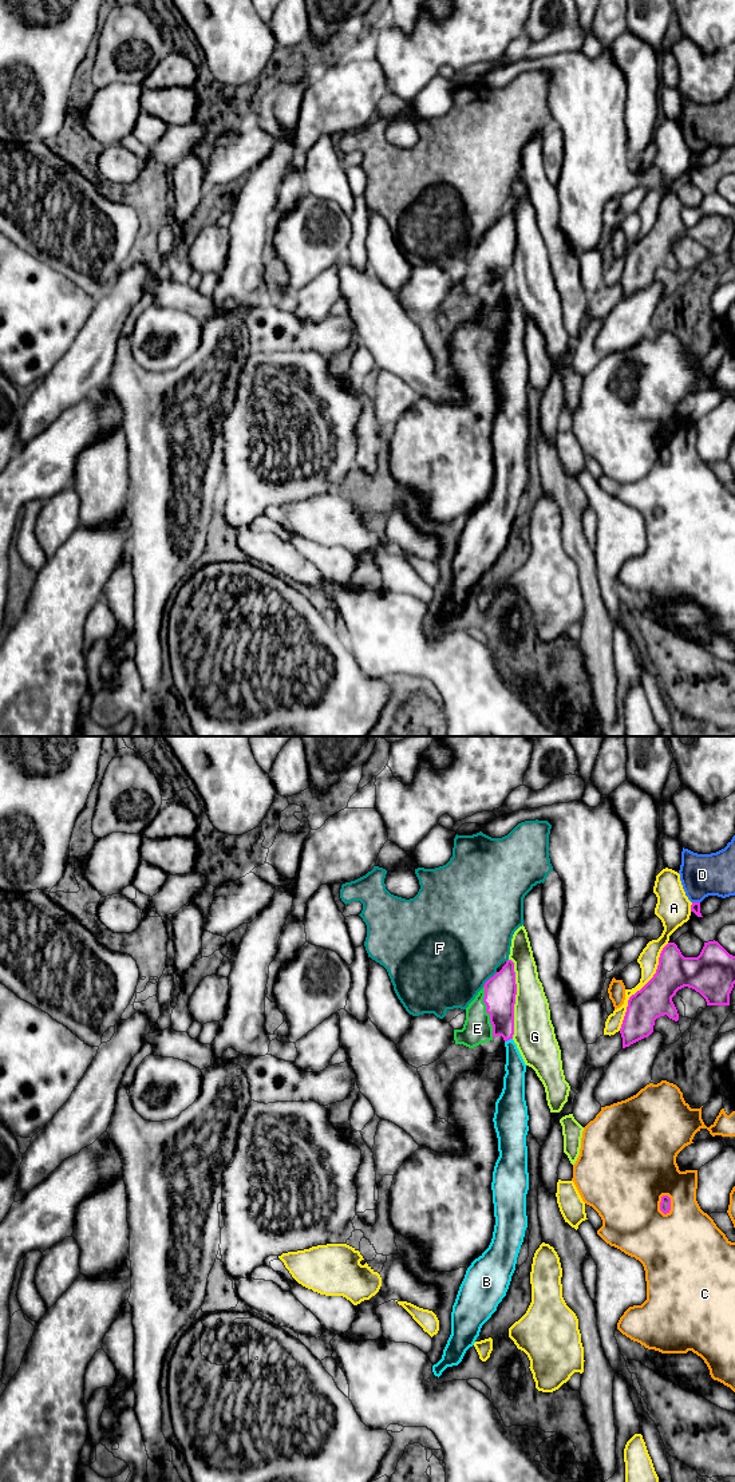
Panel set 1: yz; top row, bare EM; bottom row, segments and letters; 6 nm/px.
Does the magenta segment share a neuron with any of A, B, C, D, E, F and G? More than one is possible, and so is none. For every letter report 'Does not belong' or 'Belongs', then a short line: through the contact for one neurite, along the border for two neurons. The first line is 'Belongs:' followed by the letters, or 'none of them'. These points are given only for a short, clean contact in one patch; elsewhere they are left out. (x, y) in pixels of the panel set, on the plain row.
Belongs: E
A: Does not belong
B: Does not belong
C: Does not belong
D: Does not belong
E: Belongs. Line: yz (500, 241), (496, 252), (486, 261), (485, 271), (477, 279)
F: Does not belong
G: Does not belong

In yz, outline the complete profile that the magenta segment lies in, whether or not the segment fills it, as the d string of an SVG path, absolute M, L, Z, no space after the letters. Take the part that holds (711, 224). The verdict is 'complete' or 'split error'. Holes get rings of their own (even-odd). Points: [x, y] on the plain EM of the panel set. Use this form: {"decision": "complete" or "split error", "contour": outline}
{"decision": "complete", "contour": "M718 191L704 193L698 208L684 208L675 193L668 193L660 203L653 228L628 250L620 278L623 299L648 288L657 268L667 265L679 270L672 252L679 240L695 240L707 256L730 256L734 234L735 206Z"}

